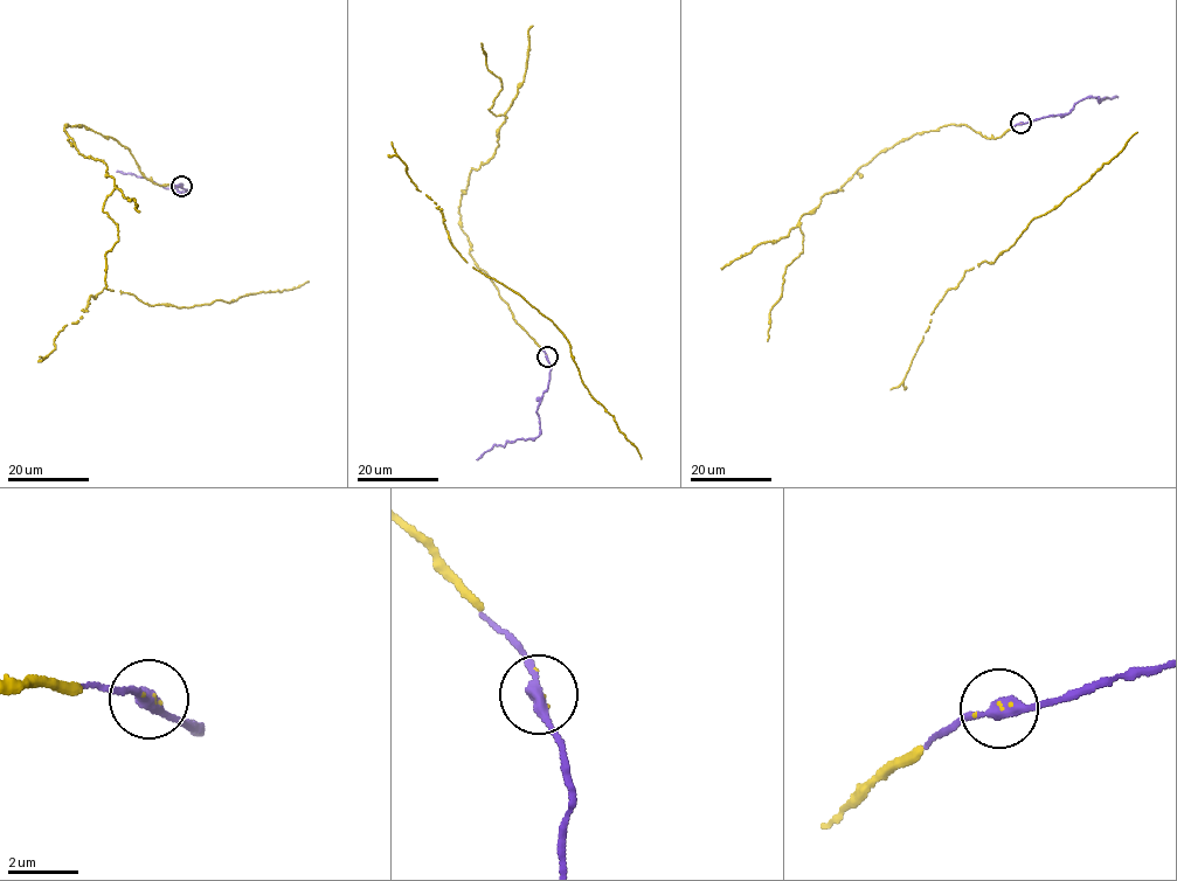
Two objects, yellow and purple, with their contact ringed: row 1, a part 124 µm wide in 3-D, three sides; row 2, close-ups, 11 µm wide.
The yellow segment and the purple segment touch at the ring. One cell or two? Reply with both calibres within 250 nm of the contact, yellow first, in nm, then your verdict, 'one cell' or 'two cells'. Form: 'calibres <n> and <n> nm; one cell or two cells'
calibres 40 and 340 nm; one cell

